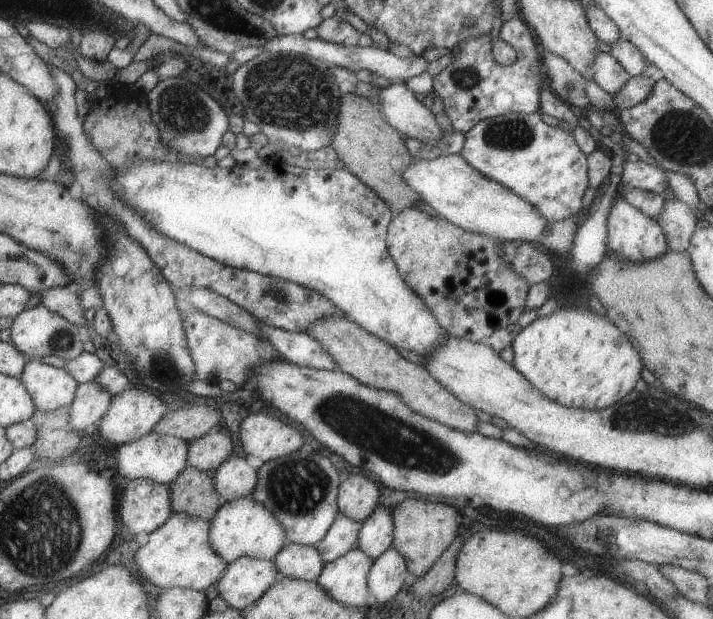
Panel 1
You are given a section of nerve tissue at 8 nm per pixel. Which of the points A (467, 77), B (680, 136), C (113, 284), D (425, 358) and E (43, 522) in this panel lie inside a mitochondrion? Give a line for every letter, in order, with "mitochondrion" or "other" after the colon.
A: mitochondrion
B: mitochondrion
C: other
D: other
E: mitochondrion

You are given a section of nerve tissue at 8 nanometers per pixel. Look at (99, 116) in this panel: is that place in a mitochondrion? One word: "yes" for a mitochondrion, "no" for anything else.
no

